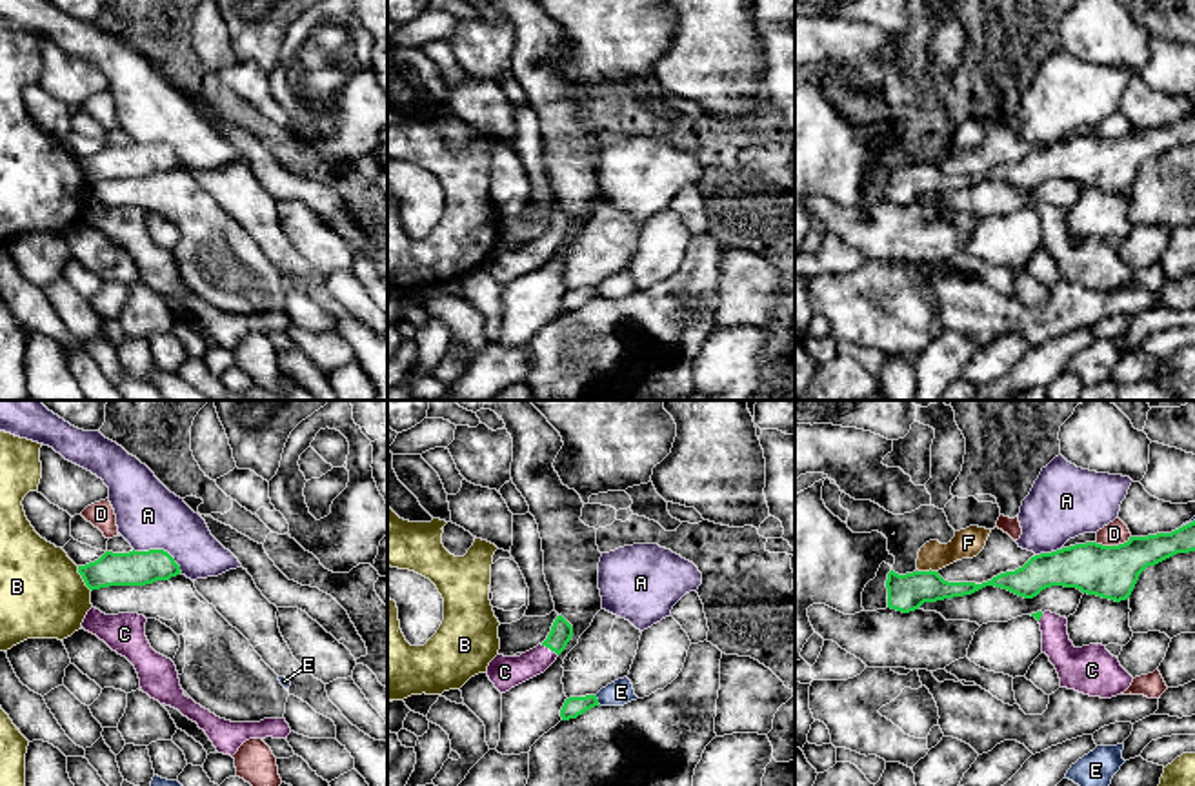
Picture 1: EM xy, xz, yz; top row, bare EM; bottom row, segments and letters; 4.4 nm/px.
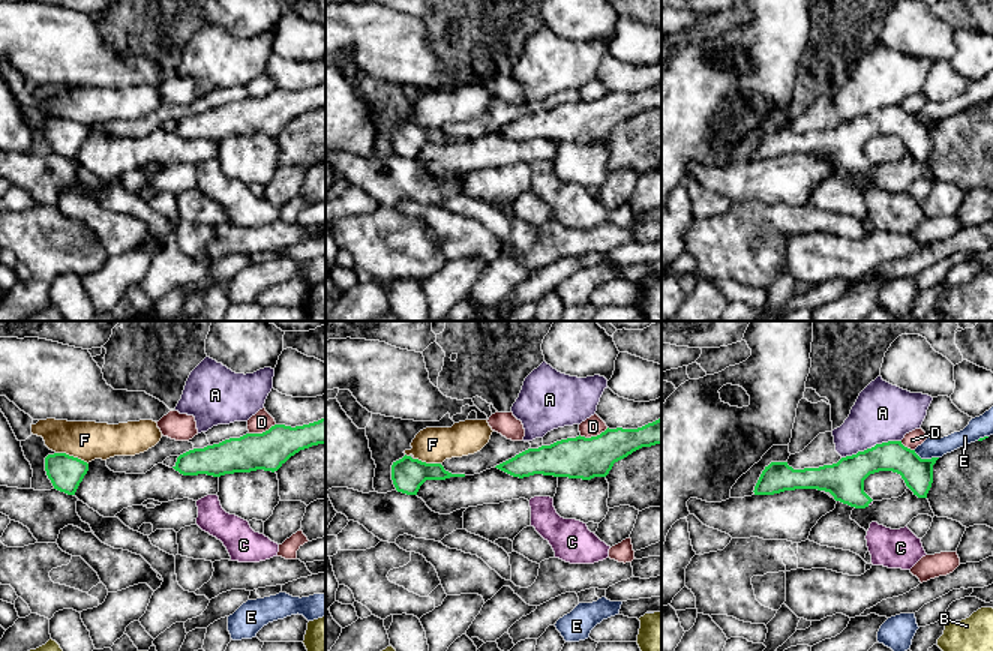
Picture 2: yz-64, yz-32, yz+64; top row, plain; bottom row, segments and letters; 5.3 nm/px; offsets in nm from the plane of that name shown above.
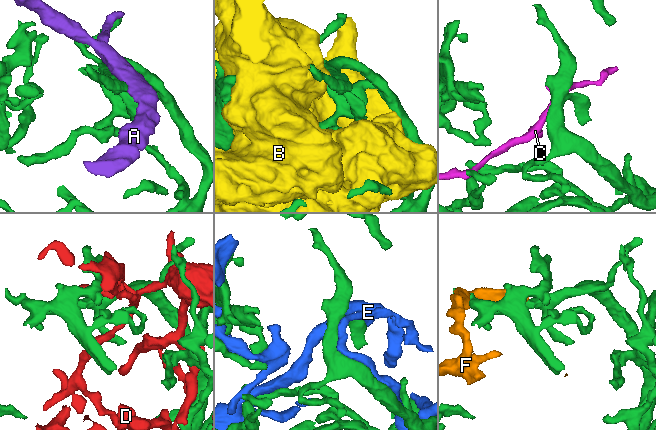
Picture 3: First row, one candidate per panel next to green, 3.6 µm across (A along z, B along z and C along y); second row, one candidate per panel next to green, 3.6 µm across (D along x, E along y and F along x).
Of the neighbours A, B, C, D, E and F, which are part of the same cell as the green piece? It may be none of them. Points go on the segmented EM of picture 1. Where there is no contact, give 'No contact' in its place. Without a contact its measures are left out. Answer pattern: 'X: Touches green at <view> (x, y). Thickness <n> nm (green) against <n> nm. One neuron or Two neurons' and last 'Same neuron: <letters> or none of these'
A: Touches green at xy (160, 550). Thickness 160 nm (green) against 280 nm. Two neurons
B: Touches green at xy (82, 577). Thickness 160 nm (green) against 380 nm. Two neurons
C: Touches green at xz (550, 648). Thickness 100 nm (green) against 140 nm. One neuron
D: Touches green at yz (1114, 546). Thickness 240 nm (green) against 100 nm. Two neurons
E: Touches green at xz (597, 701). Thickness 90 nm (green) against 120 nm. Two neurons
F: Touches green at yz (930, 570). Thickness 160 nm (green) against 130 nm. Two neurons
Same neuron: C

